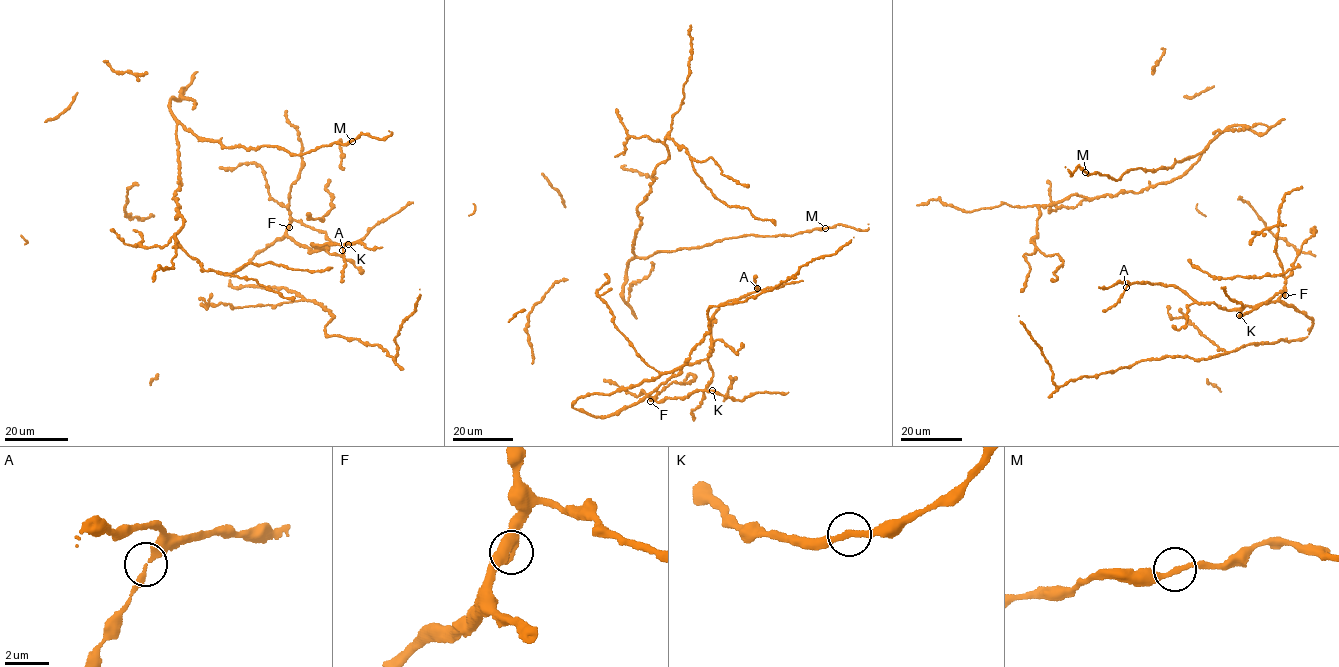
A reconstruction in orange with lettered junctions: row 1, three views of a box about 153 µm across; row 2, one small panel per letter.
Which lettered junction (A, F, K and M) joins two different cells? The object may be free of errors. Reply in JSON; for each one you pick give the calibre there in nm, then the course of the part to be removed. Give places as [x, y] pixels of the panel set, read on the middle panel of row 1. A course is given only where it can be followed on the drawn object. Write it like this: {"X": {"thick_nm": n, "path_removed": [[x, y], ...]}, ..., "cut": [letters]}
{"cut": []}

